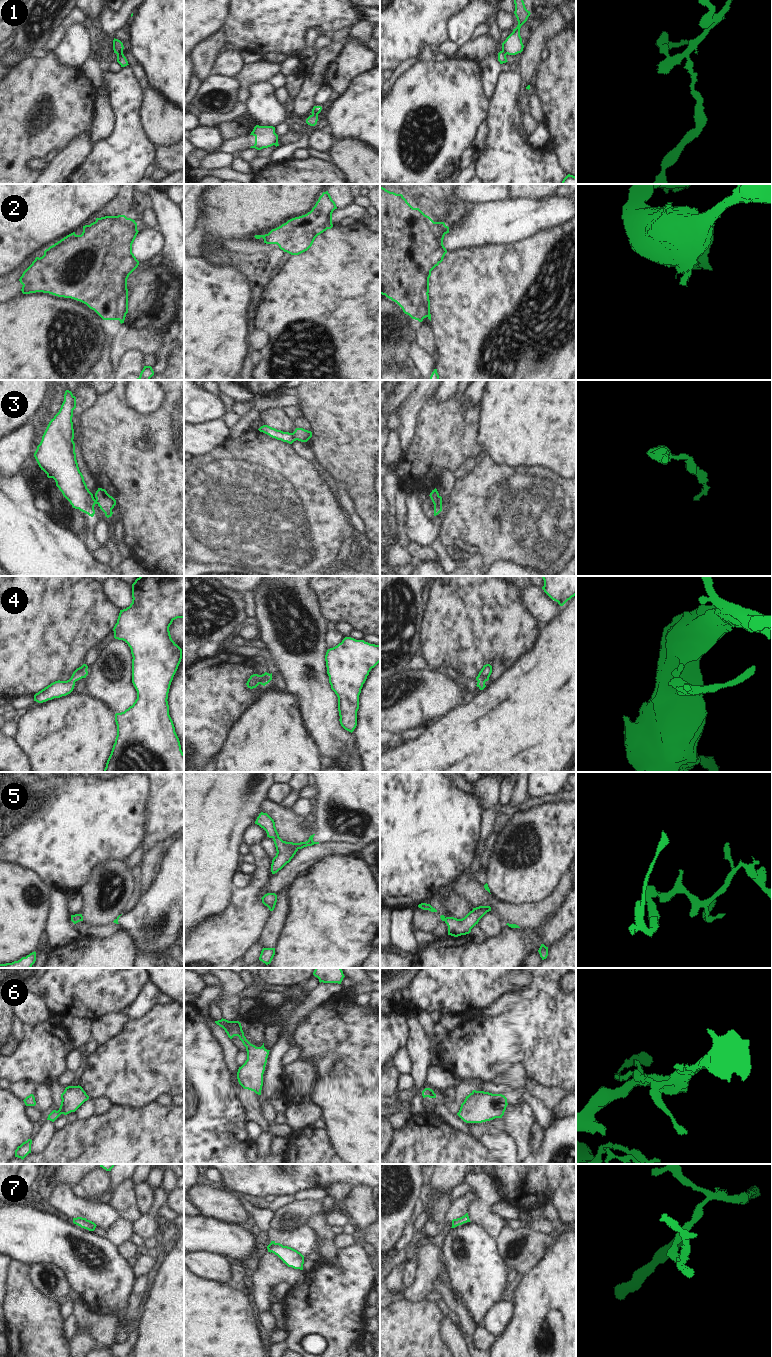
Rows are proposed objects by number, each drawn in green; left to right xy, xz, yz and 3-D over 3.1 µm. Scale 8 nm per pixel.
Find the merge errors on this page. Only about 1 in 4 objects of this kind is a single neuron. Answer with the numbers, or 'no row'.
1, 2, 3

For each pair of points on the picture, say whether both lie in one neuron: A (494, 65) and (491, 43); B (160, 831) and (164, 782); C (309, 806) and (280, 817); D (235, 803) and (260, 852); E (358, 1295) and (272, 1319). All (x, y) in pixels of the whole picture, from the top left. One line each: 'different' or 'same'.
A: different
B: same
C: different
D: different
E: different

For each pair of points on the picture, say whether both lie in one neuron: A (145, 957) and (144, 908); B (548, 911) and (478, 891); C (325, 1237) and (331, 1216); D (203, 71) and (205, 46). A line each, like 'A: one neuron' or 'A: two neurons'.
A: one neuron
B: one neuron
C: two neurons
D: one neuron

